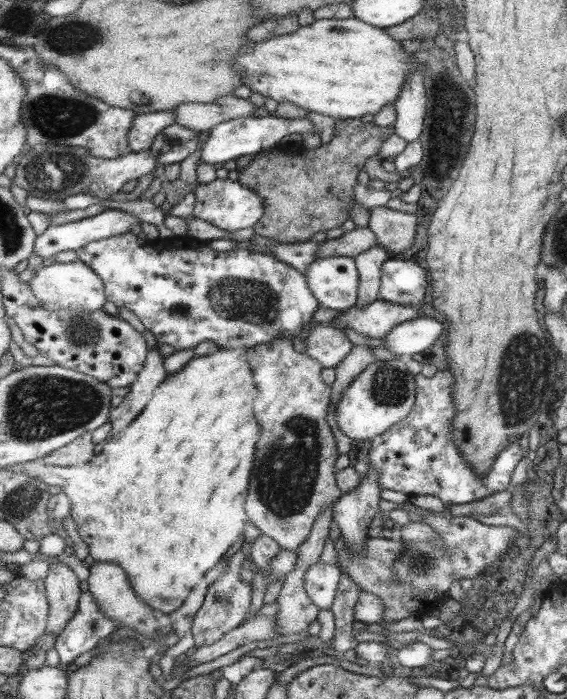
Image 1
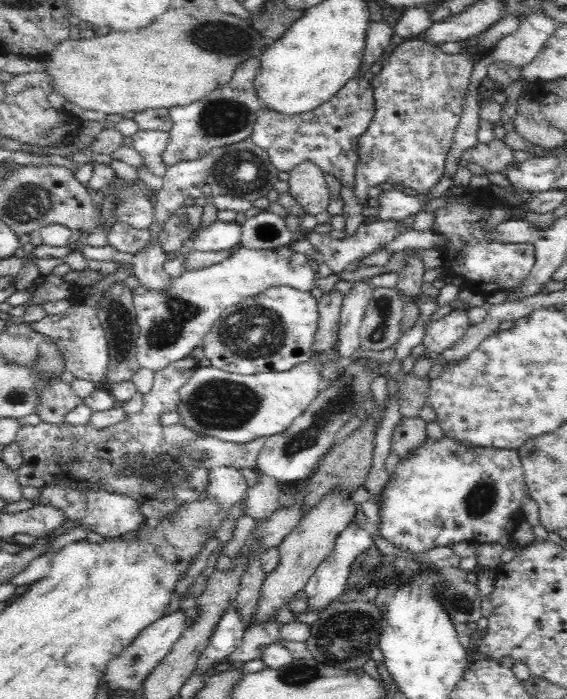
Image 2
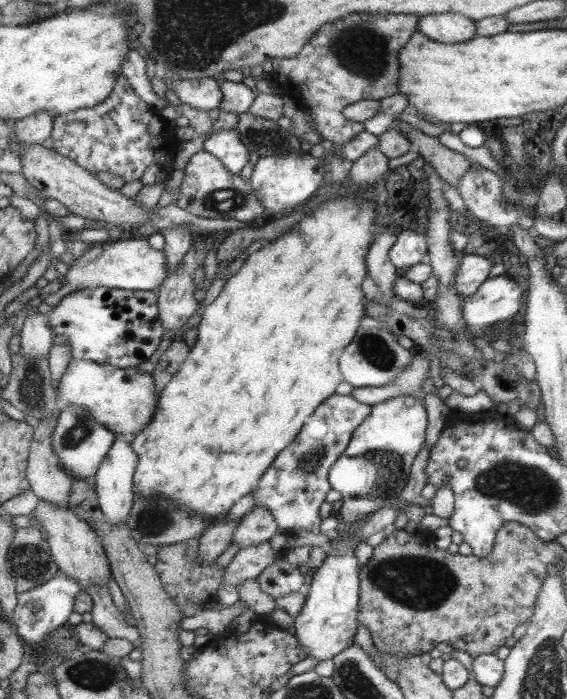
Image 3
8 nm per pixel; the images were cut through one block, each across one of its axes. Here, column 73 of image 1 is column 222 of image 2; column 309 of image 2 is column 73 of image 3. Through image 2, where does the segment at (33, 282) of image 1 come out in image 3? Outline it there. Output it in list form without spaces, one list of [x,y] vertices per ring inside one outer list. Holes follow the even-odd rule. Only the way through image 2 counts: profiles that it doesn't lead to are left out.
[[[121,239],[102,244],[88,245],[87,249],[74,259],[69,268],[61,267],[65,283],[54,294],[65,296],[76,288],[105,287],[131,291],[153,291],[159,288],[167,278],[167,264],[163,250],[149,246],[147,239]]]

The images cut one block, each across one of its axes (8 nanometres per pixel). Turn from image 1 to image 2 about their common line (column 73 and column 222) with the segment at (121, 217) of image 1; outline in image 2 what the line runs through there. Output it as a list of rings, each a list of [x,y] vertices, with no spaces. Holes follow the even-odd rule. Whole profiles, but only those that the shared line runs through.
[[[214,222],[210,227],[199,230],[192,238],[196,250],[220,252],[240,243],[241,224],[234,222]]]

